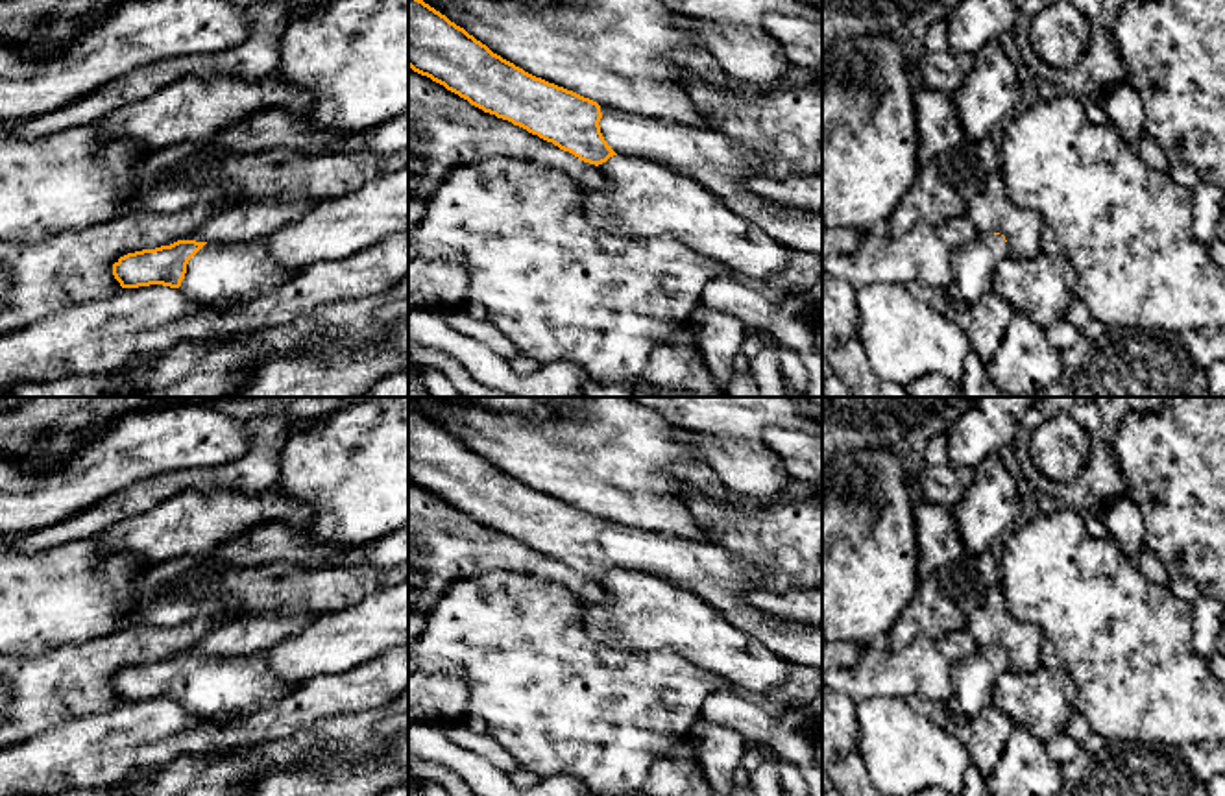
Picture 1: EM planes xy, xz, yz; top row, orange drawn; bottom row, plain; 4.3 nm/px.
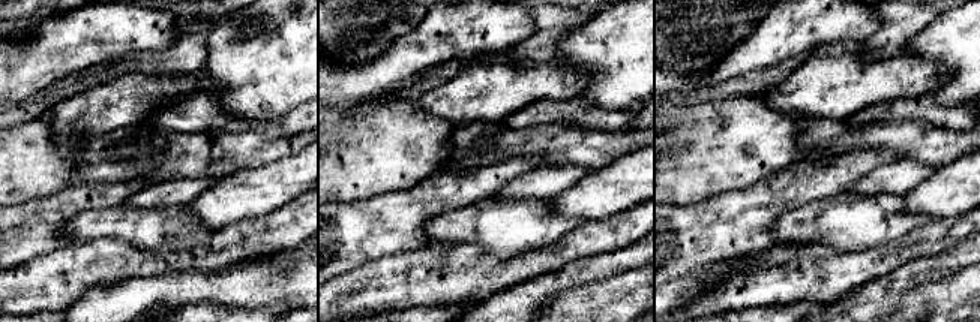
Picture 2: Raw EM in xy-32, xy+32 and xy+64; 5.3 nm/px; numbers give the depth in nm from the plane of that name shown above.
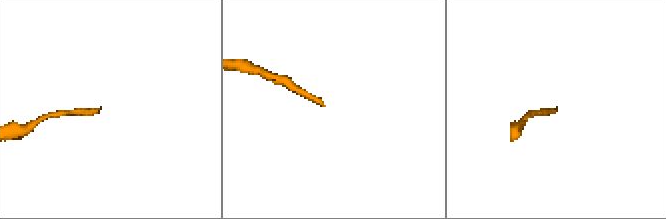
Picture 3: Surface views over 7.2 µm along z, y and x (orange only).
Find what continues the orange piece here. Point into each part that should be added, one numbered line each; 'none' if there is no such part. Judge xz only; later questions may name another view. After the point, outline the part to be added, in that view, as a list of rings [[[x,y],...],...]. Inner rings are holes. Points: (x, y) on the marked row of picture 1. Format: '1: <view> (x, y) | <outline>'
1: xz (712, 159) | [[[606,109],[599,126],[615,153],[685,174],[791,251],[822,255],[822,211],[780,209],[763,201],[750,190],[752,181],[765,175],[759,159],[726,135],[615,109]]]

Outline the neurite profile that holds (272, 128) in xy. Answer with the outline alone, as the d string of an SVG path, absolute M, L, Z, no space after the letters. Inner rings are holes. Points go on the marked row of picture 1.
M264 109L218 131L212 142L238 153L292 148L305 153L360 151L370 133L316 127L303 113Z

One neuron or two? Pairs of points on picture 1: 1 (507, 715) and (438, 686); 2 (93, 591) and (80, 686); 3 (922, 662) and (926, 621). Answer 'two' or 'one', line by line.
1: two
2: two
3: two

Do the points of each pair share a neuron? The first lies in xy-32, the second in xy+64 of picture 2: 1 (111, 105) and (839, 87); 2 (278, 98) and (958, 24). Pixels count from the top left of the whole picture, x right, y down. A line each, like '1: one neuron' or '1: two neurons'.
1: one neuron
2: one neuron

